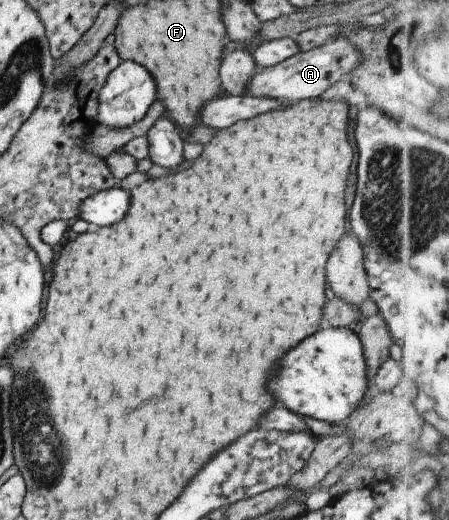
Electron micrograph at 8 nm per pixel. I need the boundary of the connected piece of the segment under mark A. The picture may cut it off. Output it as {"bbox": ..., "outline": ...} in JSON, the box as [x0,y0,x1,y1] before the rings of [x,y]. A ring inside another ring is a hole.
{"bbox":[246,36,360,103],"outline":[[[338,36],[334,43],[318,46],[307,52],[299,51],[296,55],[286,58],[284,62],[267,68],[257,67],[247,83],[246,96],[279,100],[281,103],[318,98],[337,81],[348,79],[348,75],[360,62],[359,51],[346,37]]]}

